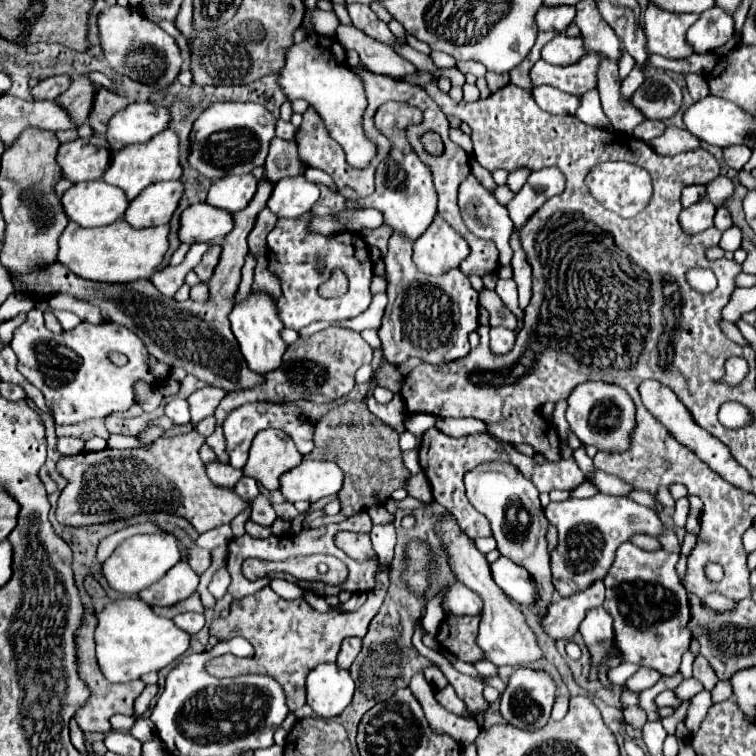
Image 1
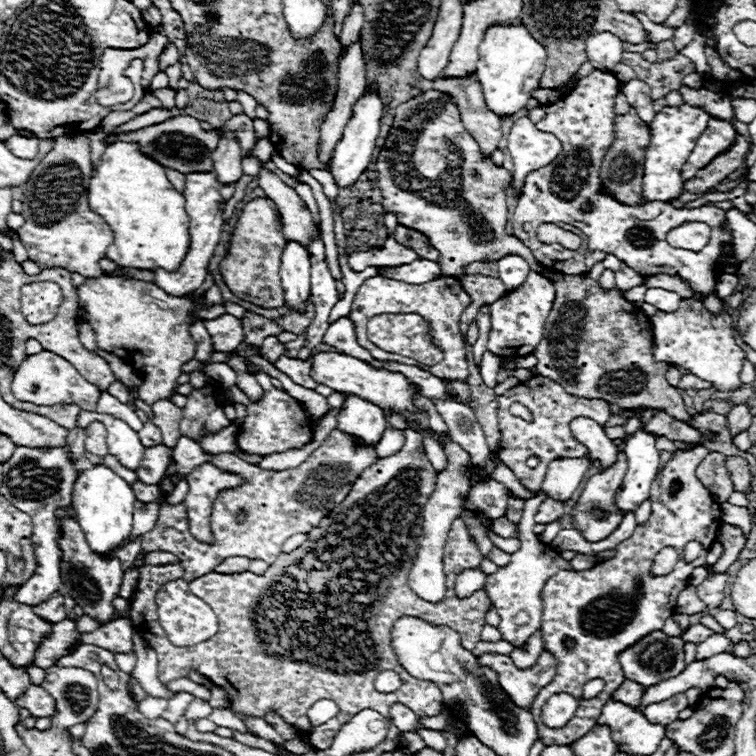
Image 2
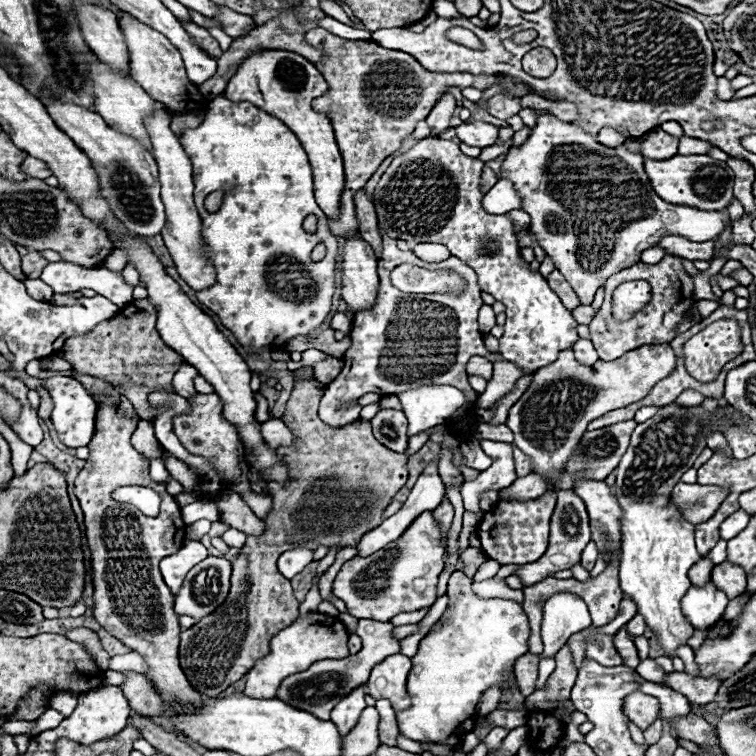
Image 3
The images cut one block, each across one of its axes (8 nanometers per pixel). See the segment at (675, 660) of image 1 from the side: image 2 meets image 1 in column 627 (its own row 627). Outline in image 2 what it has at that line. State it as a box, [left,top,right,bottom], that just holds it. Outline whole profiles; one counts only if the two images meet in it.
[530,446,720,746]

